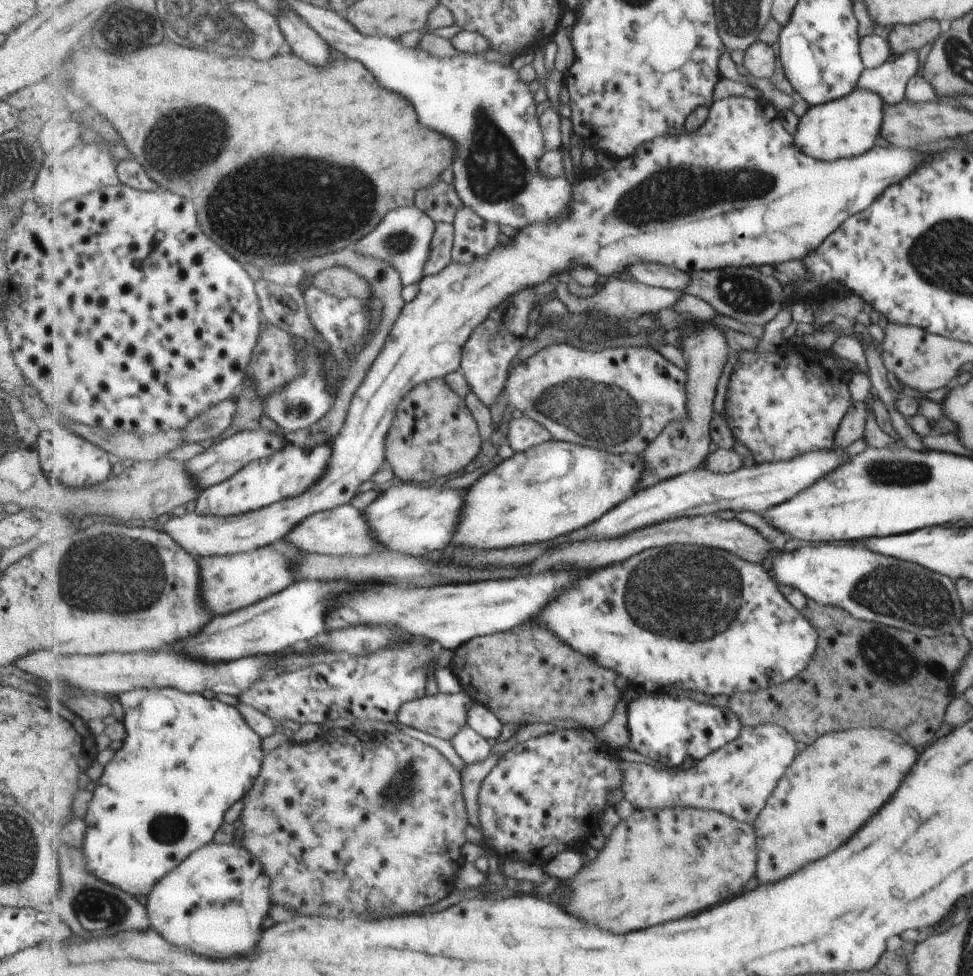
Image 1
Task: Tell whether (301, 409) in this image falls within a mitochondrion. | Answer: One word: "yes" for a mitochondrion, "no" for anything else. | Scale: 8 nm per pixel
yes

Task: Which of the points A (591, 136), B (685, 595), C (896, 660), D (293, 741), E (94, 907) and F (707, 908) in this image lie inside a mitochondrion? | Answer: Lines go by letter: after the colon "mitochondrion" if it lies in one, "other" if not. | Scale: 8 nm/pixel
A: other
B: mitochondrion
C: mitochondrion
D: other
E: mitochondrion
F: other

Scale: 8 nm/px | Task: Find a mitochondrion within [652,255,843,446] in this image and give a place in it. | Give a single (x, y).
(739, 291)

